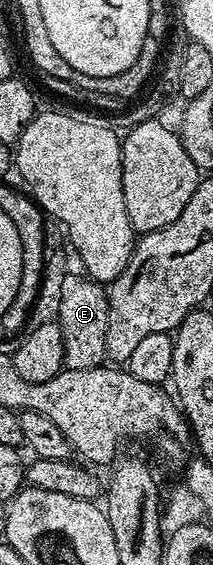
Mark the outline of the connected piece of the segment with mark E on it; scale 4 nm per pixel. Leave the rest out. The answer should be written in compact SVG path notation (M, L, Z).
M67 273L60 287L58 327L64 336L64 367L67 370L96 368L107 361L108 308L110 299L103 283L94 281L85 273Z

